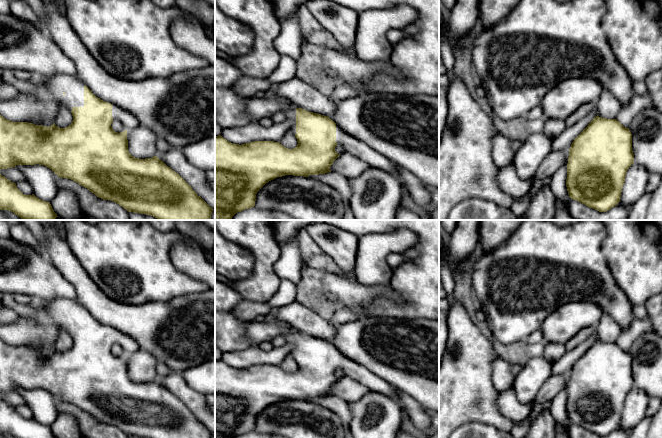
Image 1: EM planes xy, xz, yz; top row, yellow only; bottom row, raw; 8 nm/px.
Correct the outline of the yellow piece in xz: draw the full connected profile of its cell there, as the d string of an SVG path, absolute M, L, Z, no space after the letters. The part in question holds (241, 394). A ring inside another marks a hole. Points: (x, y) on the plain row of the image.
M302 332L292 333L285 337L286 342L293 345L290 355L297 363L297 370L288 373L274 365L254 365L246 368L234 368L221 359L215 360L215 438L236 438L255 430L257 416L269 405L285 399L303 400L318 399L331 396L330 390L339 381L335 375L337 369L342 369L346 376L366 386L370 391L382 393L398 400L398 389L372 373L369 369L344 356L328 340L306 335Z

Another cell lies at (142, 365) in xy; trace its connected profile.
M138 350L127 354L128 375L139 383L156 380L157 359L145 350Z

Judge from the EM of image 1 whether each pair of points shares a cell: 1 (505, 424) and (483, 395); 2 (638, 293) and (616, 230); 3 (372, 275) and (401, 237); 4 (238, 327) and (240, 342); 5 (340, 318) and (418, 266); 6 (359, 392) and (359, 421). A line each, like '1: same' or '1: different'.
1: same
2: same
3: same
4: same
5: same
6: different

